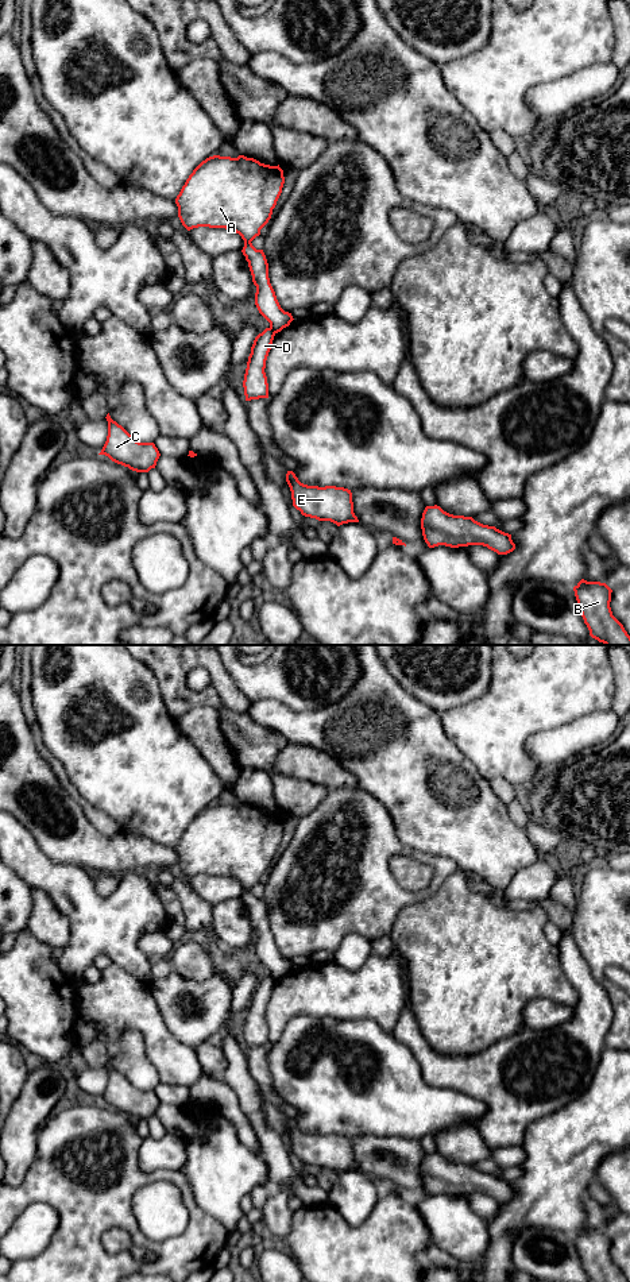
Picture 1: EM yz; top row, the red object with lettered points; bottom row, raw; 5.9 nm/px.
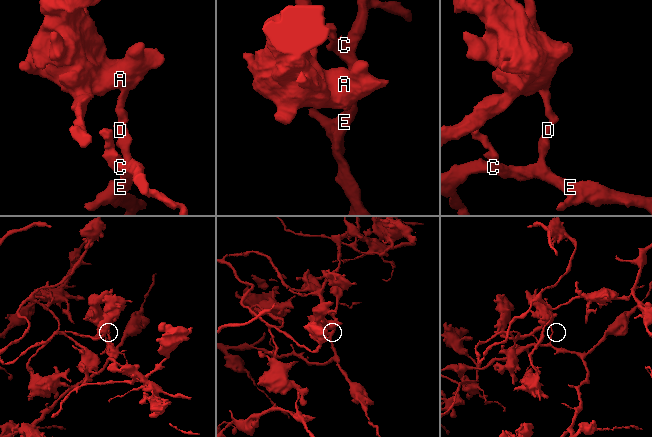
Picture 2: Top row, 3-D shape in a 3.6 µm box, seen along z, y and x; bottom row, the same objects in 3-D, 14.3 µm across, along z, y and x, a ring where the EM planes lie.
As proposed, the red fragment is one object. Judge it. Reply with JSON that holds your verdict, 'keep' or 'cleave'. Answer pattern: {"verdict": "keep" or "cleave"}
{"verdict": "cleave"}

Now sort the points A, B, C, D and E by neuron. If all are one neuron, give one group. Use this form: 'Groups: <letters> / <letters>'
Groups: A / B C D E

